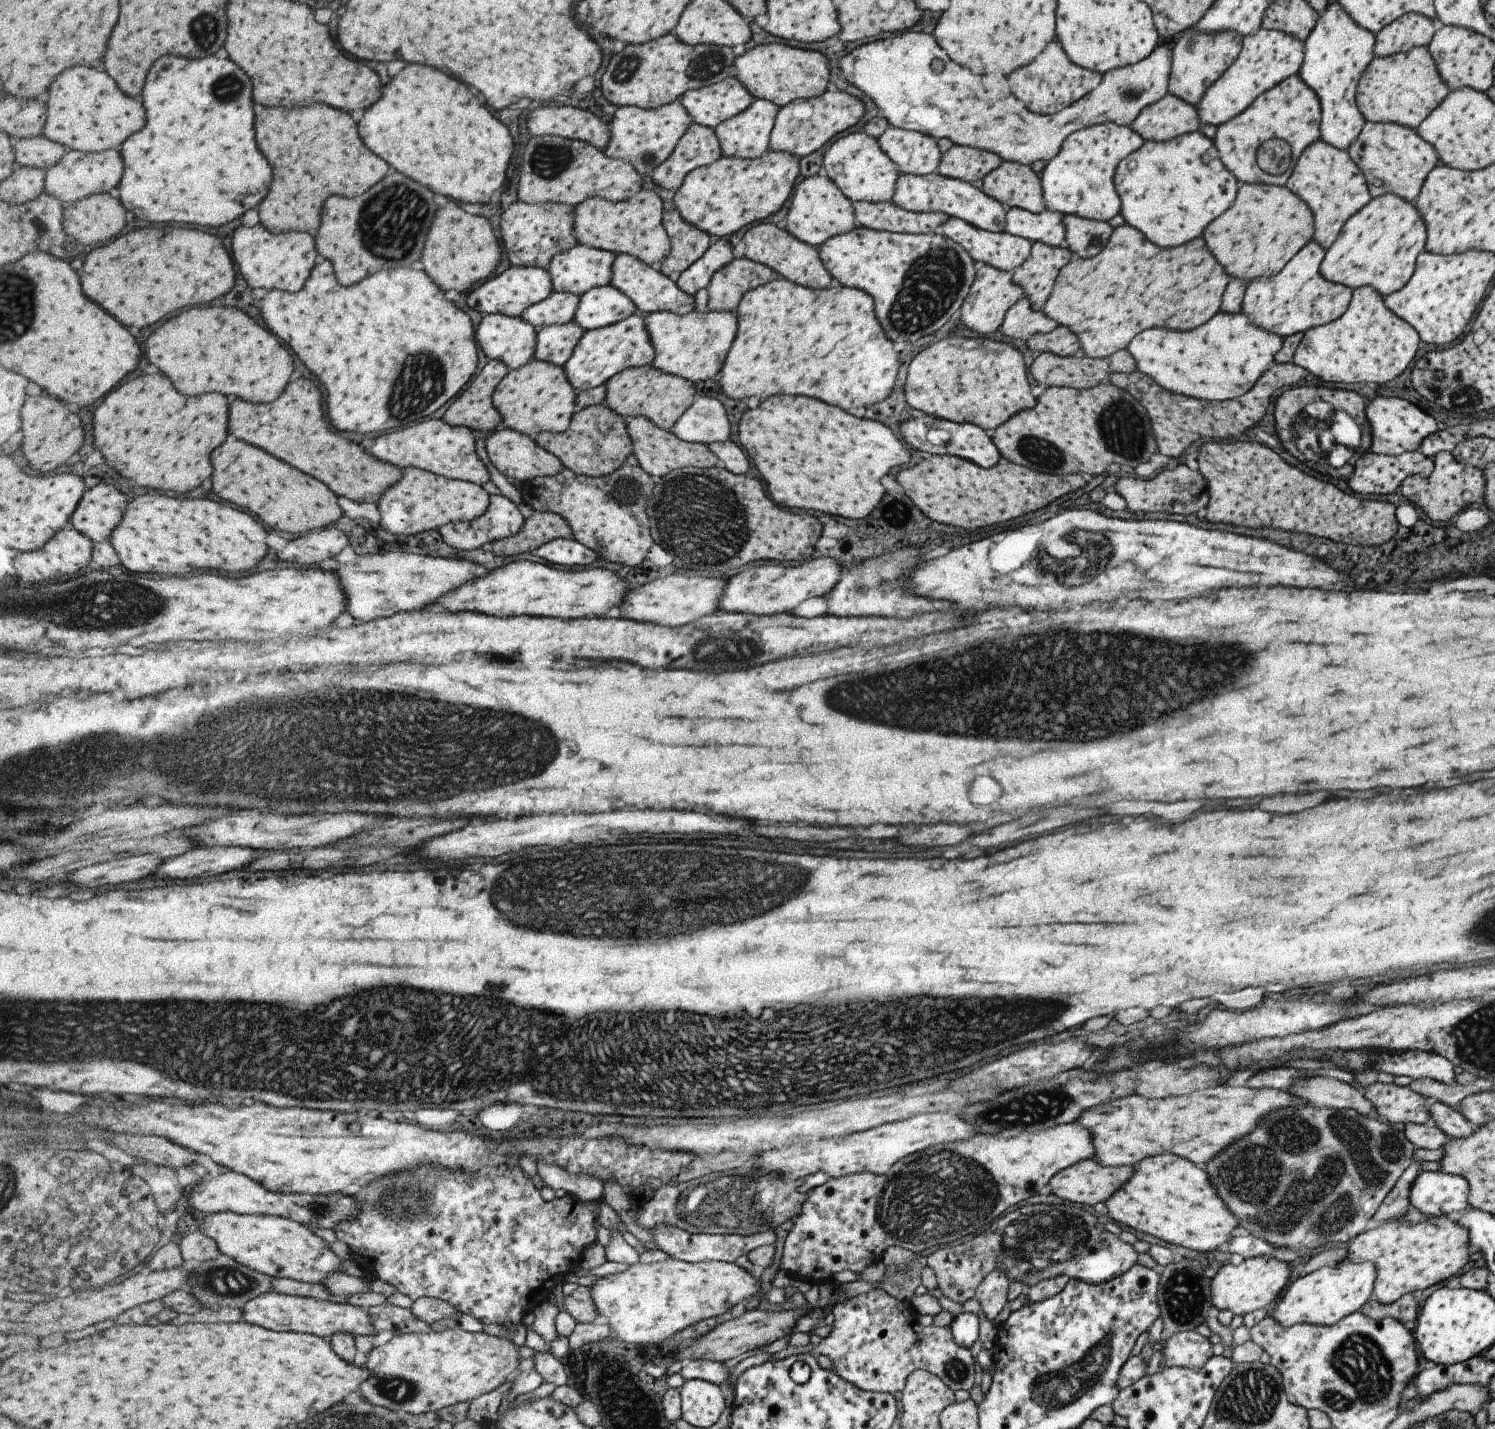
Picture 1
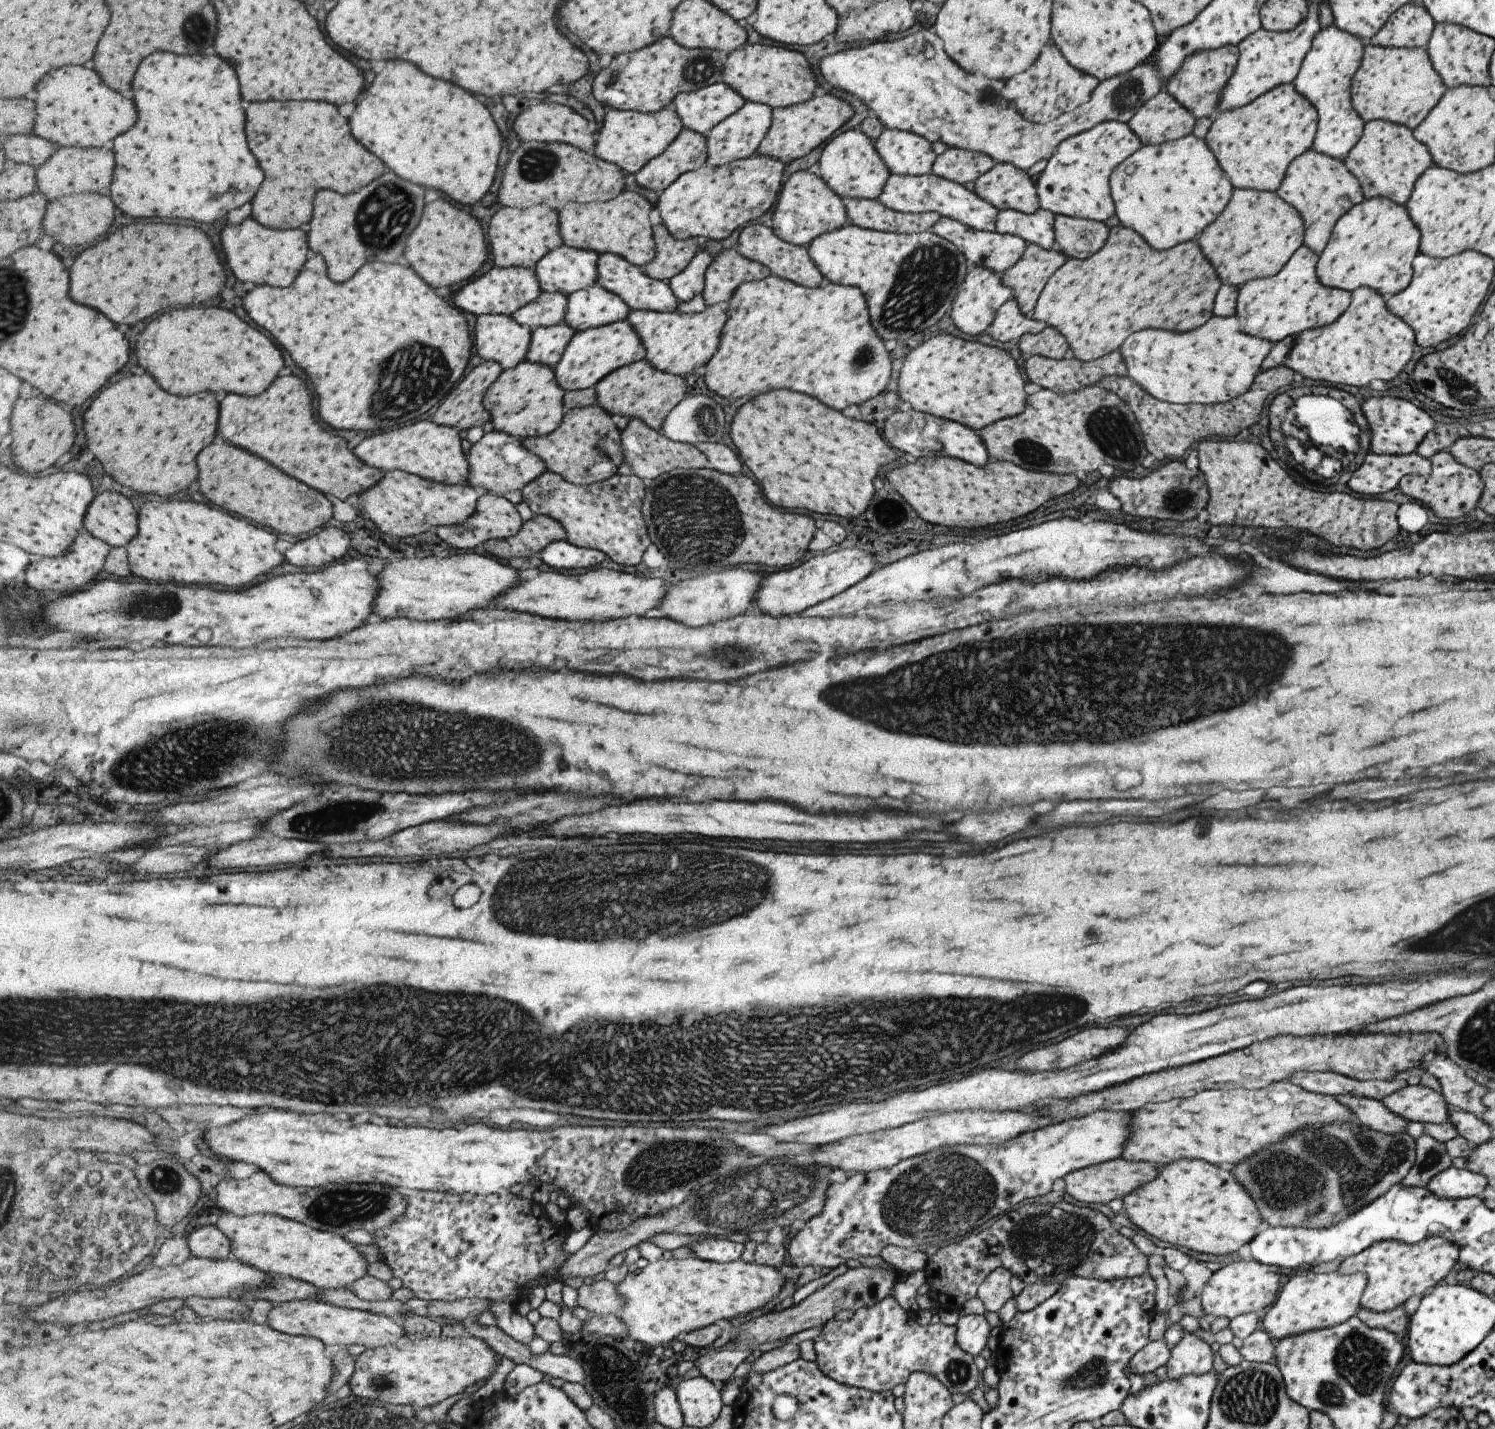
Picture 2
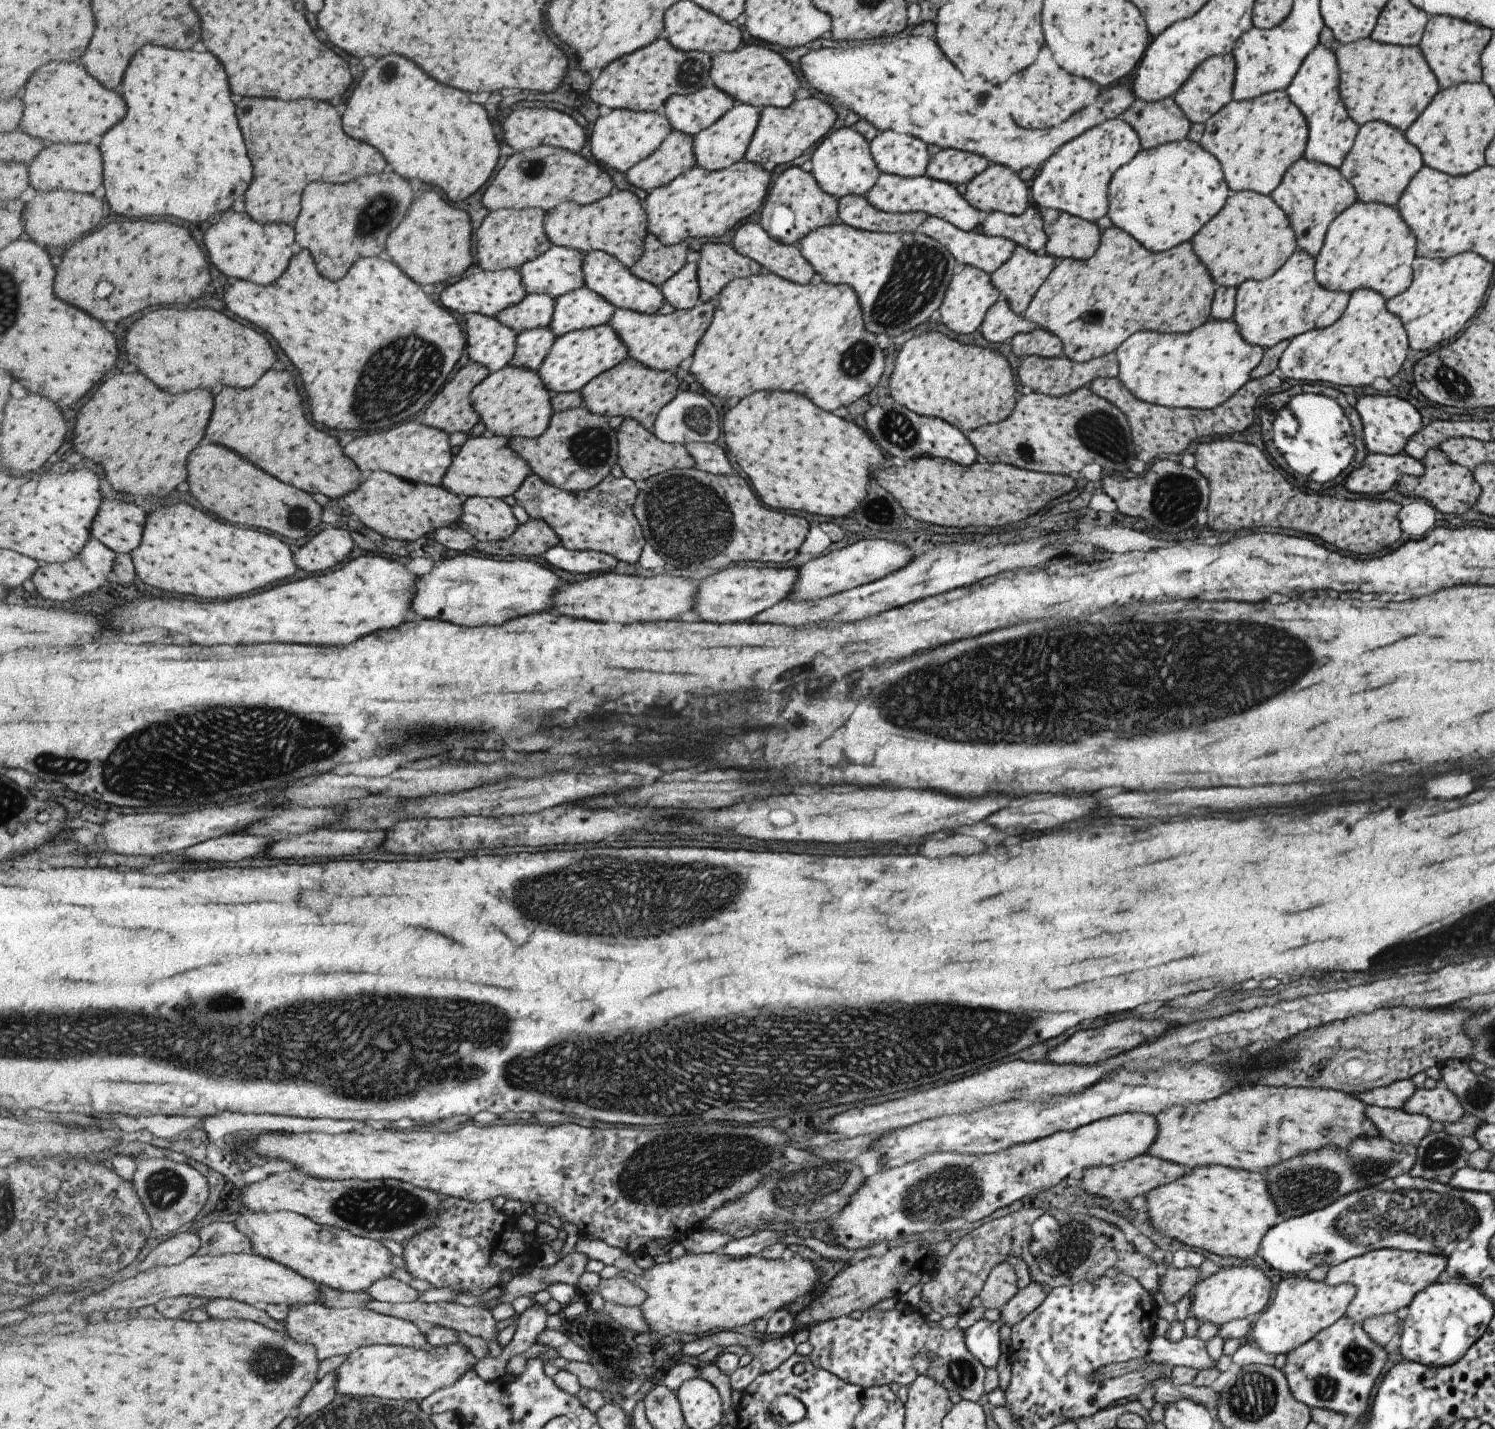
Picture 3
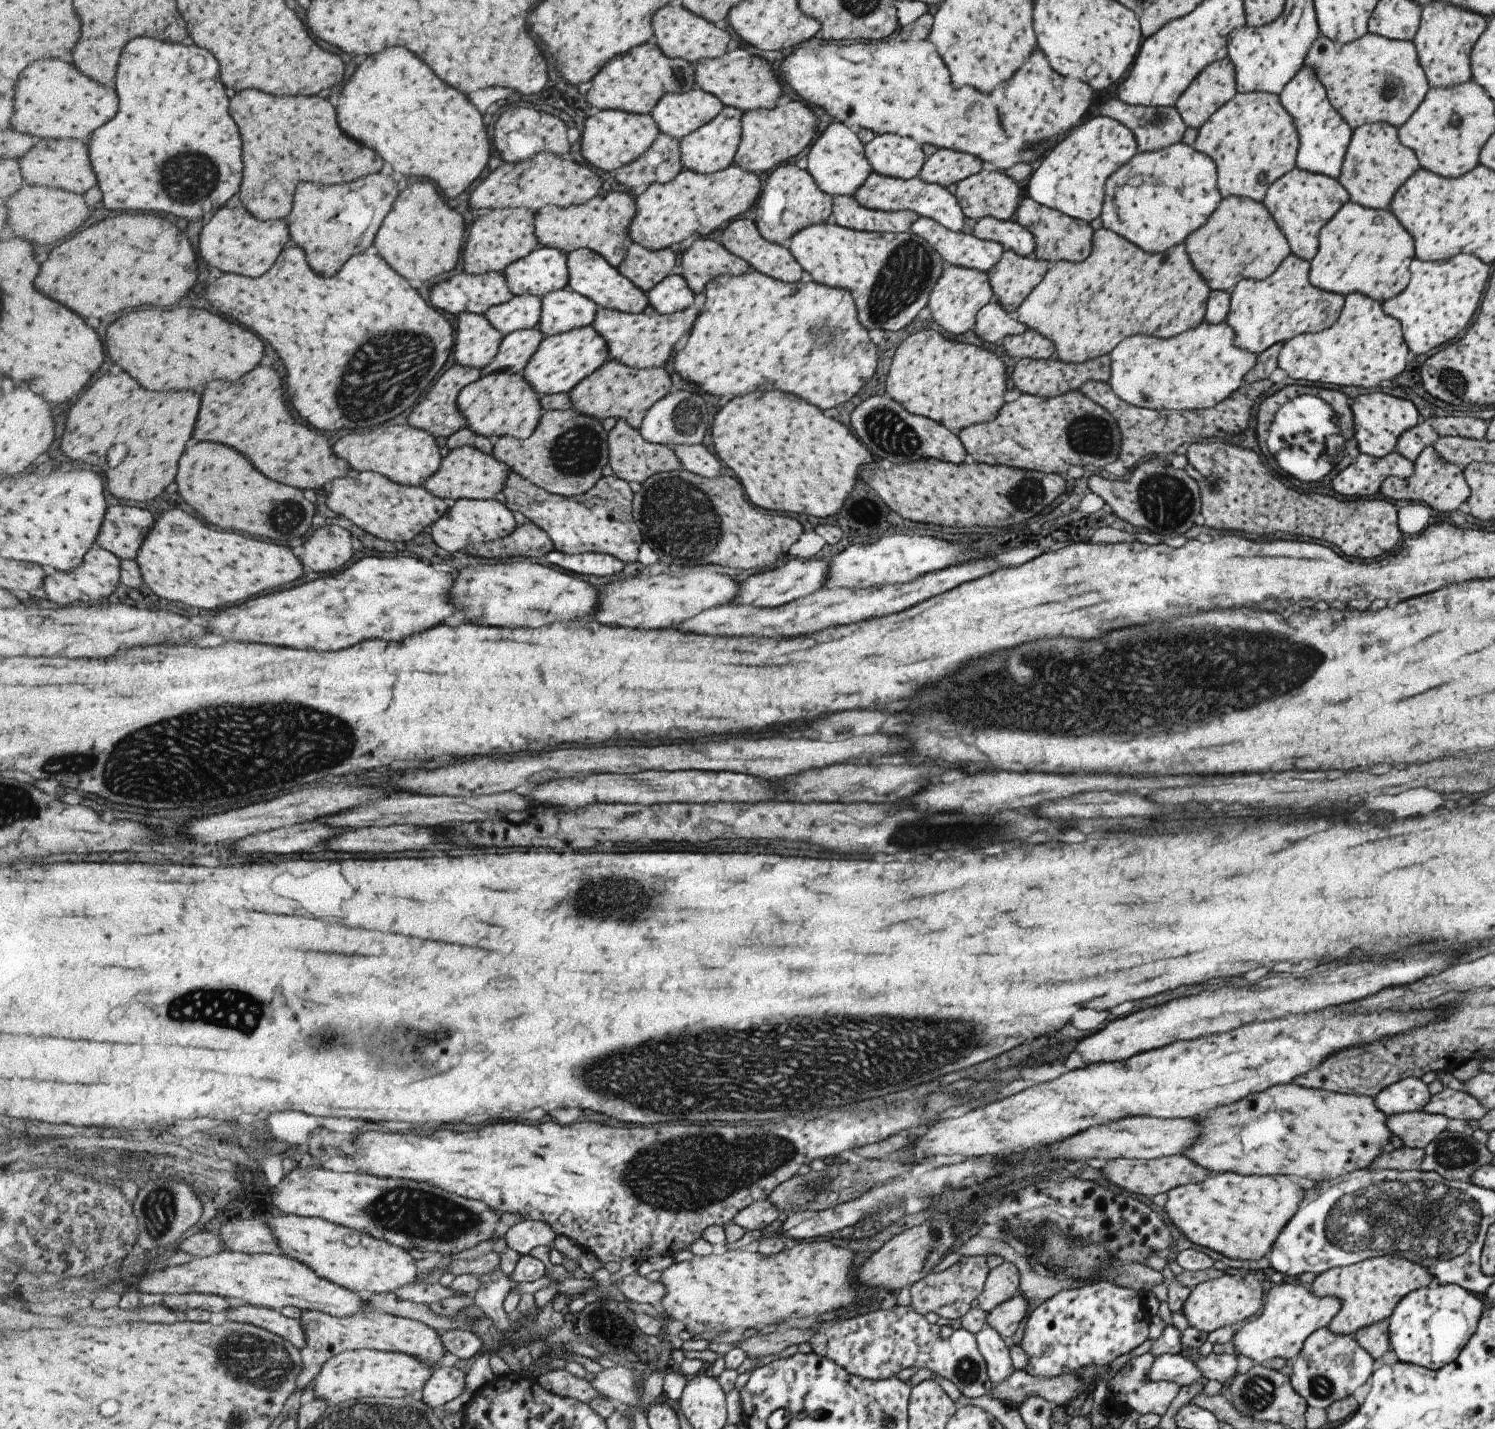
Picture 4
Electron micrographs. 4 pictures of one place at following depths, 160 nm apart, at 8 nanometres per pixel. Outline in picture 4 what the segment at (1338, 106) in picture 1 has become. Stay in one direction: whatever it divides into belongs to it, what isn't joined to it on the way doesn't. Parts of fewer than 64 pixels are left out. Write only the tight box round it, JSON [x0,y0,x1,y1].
[1278,65,1352,179]

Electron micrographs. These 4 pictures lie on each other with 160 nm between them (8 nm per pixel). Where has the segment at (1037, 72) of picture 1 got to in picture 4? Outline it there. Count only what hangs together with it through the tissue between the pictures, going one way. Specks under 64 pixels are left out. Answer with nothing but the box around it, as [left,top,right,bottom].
[991,50,1093,140]

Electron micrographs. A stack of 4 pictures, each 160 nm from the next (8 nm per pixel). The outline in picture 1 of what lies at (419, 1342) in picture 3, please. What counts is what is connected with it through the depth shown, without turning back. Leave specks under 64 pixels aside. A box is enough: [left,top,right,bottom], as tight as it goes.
[243,1292,377,1339]

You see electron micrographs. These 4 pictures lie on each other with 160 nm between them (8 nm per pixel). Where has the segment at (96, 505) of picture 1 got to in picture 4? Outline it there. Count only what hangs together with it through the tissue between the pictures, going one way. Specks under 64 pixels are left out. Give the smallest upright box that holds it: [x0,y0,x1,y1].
[98,505,155,560]

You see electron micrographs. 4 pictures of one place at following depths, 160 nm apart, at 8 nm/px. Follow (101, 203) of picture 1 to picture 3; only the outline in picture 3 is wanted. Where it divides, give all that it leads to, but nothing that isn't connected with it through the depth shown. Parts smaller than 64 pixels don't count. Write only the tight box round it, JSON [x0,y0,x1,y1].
[24,190,105,247]

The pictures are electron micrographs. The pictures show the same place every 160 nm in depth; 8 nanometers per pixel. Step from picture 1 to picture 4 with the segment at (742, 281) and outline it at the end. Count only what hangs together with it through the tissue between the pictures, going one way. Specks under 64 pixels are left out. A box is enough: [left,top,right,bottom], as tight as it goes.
[677,237,748,294]

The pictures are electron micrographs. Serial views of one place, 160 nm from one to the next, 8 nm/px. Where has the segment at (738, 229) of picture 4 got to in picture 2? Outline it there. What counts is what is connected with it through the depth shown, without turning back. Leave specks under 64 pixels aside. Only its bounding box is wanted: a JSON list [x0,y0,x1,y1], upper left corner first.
[736,223,823,288]

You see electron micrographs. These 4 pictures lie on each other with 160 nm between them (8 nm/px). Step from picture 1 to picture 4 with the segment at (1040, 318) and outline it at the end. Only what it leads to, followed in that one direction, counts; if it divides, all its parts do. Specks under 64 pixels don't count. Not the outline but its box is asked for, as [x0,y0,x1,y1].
[971,300,1027,344]

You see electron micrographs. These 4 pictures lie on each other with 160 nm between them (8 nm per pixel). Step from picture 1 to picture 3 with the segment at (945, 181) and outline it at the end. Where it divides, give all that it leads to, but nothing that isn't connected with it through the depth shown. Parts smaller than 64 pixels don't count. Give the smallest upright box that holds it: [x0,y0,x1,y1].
[865,173,983,231]

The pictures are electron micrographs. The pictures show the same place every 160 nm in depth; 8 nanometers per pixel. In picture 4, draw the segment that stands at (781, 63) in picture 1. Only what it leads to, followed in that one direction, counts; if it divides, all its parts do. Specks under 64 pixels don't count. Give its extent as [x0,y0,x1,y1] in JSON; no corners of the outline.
[696,49,781,112]

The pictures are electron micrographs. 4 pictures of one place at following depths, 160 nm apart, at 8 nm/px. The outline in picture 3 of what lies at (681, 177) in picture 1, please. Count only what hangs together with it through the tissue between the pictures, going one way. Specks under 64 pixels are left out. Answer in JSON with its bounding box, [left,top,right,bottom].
[626,129,698,194]

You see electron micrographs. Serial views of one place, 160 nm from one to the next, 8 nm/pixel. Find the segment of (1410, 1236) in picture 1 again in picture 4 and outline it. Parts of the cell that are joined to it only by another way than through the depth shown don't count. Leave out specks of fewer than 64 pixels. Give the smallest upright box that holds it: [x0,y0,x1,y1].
[1309,1256,1432,1335]

